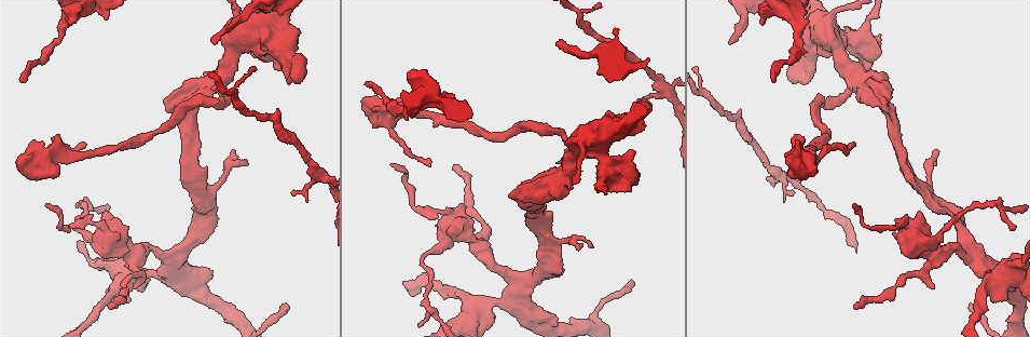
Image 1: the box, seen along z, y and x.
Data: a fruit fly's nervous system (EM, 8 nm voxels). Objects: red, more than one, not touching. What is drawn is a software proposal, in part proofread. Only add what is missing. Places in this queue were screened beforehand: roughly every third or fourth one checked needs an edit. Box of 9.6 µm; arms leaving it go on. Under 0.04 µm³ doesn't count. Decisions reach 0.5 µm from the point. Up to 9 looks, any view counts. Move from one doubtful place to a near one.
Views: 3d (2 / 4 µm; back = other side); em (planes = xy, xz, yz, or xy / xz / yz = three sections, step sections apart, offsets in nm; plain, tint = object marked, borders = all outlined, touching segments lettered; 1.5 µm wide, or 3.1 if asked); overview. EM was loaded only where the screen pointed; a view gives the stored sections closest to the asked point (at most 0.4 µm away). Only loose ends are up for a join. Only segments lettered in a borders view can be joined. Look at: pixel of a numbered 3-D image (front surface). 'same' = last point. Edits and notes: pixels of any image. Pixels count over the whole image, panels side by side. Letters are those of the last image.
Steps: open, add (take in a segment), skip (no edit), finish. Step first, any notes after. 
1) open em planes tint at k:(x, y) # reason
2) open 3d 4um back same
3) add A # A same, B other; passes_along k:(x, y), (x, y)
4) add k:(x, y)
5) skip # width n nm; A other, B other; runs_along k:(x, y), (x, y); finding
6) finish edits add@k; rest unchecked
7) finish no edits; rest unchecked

open 3d 4um at 1:(560, 195) # branch stops here

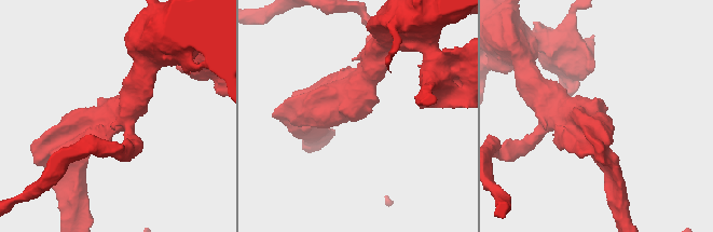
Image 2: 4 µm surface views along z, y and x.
open em planes borders at 2:(359, 116) # shape alone is not enough

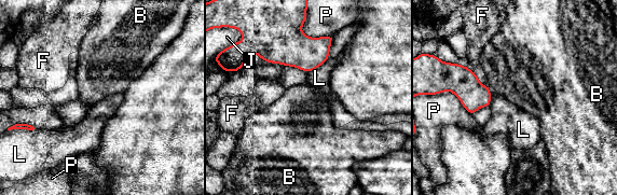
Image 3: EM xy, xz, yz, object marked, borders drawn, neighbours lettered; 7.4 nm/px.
skip # B other, F other, J other, L other, P other; border 3:(328, 57), (309, 72); no lettered segment goes on from it

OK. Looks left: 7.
open em planes tint at 1:(792, 196)

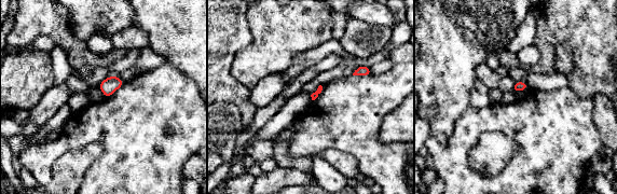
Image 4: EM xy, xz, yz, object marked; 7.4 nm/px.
open em planes borders same # see the neighbours

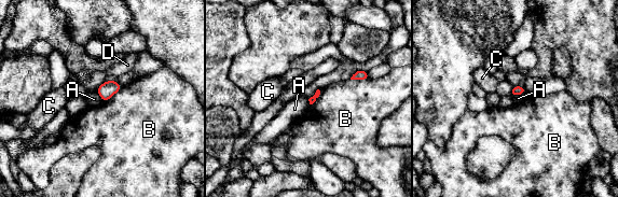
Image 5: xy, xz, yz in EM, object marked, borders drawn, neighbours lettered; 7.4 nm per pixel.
skip # A other, B other, C other, D other; border 5:(122, 86), (104, 101); no lettered segment goes on from it

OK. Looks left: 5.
open 3d 4um at 1:(760, 21) # branch stops here

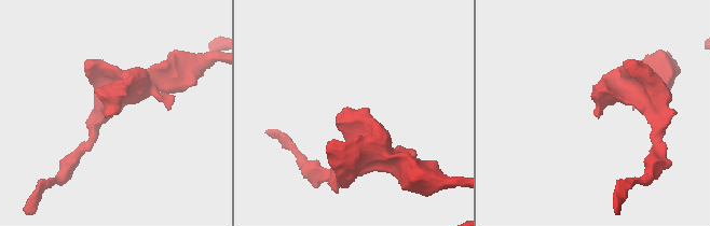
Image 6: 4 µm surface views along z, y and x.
open em planes plain at 6:(107, 113) # need the tissue

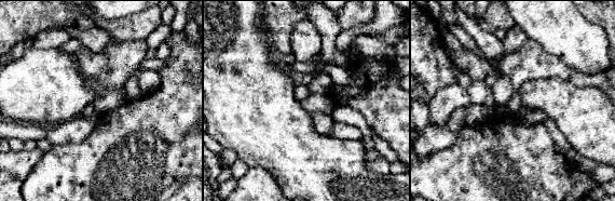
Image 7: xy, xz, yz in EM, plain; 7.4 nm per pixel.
open em planes borders same

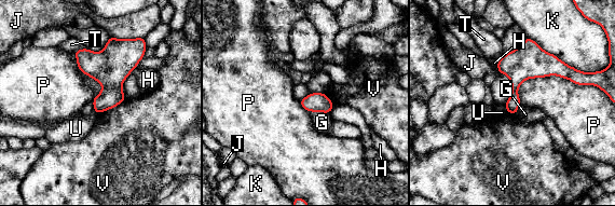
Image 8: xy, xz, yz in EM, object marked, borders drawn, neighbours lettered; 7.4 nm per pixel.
skip # longest_contact P 500 nm; G other, H other, J other, K other, P other, T other, U other, V other; border 8:(585, 85), (528, 78), (519, 106); none of them fits

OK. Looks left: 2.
open em planes borders at 1:(934, 286) # branch stops here

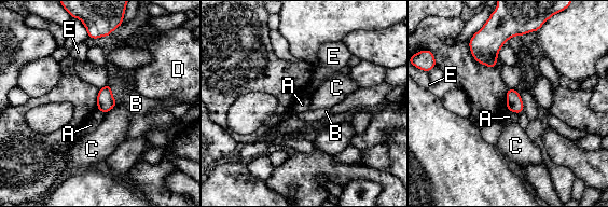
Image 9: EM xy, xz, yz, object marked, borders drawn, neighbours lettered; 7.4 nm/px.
skip # width 120 nm; longest_contact C 120 nm; A other, B other, C other, D other, E other; none of them fits

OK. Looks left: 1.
finish no edits; rest unchecked

